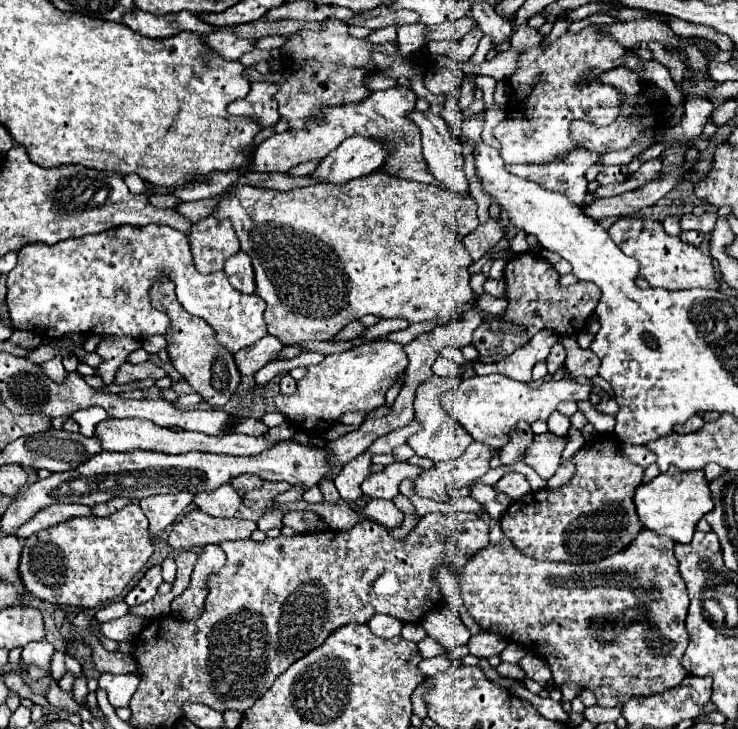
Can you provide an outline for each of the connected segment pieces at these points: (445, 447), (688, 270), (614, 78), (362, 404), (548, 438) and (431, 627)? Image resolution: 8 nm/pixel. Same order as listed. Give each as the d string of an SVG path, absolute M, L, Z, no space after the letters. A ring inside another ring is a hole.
M433 376L433 378L429 378L425 384L421 384L417 388L415 416L423 424L423 428L417 434L413 434L411 438L407 438L407 444L415 450L415 454L419 454L423 458L429 458L435 464L459 458L465 452L465 448L473 442L473 438L469 438L469 434L465 432L465 428L439 402L439 396L445 390L453 390L457 386L459 386L459 378L439 378L439 376Z
M623 216L613 222L607 230L611 240L627 254L639 262L639 276L649 282L653 288L667 290L685 290L685 288L711 288L717 290L715 270L711 256L703 254L697 246L679 240L677 236L669 236L663 230L663 224L649 218L631 218Z
M619 67L611 71L602 73L599 80L603 84L612 85L626 94L633 95L641 91L642 80L631 70Z
M383 340L365 342L349 352L329 354L321 364L309 366L307 376L297 382L295 394L277 394L273 404L295 430L321 436L347 412L371 412L373 408L383 406L387 390L395 384L395 378L405 372L407 362L401 344Z
M545 432L545 434L539 434L535 436L533 444L529 446L527 450L527 456L525 456L525 462L545 480L549 480L557 466L559 466L559 460L561 460L561 452L563 448L567 446L569 442L569 436L555 436L551 432Z
M449 608L429 612L423 618L423 628L445 650L449 650L453 646L465 646L469 642L469 630L465 628L463 620Z

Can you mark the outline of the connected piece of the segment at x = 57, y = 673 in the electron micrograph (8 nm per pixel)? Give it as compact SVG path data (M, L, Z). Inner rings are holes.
M55 652L53 658L51 658L51 676L57 678L57 682L61 680L61 676L67 672L67 666L65 666L65 652Z

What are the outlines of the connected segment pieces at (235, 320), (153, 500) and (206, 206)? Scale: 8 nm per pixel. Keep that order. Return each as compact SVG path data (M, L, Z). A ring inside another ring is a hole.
M161 224L111 228L101 234L71 238L53 246L23 246L15 268L7 274L7 306L11 322L17 330L31 330L45 338L61 338L71 334L115 334L147 340L155 334L167 334L171 326L169 316L155 310L149 298L151 286L159 282L161 276L169 276L169 280L175 284L175 294L185 306L185 310L193 316L203 318L215 330L217 342L229 352L237 352L245 346L259 342L261 336L267 336L267 326L263 318L265 302L257 294L243 294L235 290L225 278L223 270L213 274L199 274L199 270L193 266L189 238L179 230Z
M191 492L167 494L167 496L147 496L141 500L141 508L149 520L149 534L155 538L161 530L171 526L175 518L193 502Z
M197 200L197 202L181 202L175 210L187 216L191 222L199 222L211 212L211 208L213 208L211 200Z

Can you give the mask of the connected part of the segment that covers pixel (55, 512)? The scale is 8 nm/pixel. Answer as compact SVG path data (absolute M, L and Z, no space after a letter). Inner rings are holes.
M53 504L47 506L45 510L39 510L37 514L33 514L33 518L29 522L25 522L25 526L21 526L21 530L17 530L17 538L29 538L31 534L51 528L59 522L65 522L73 516L89 516L91 510L89 506L77 506L77 504Z

